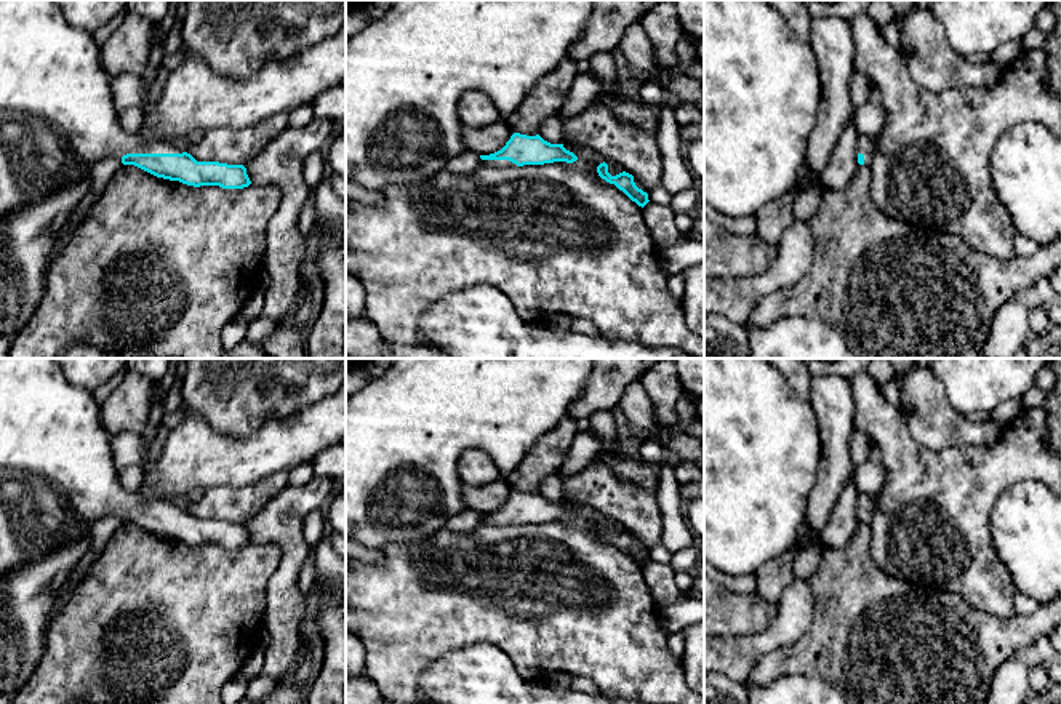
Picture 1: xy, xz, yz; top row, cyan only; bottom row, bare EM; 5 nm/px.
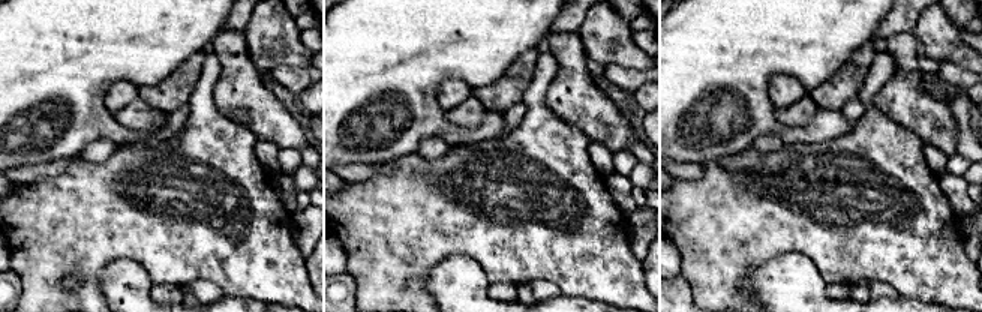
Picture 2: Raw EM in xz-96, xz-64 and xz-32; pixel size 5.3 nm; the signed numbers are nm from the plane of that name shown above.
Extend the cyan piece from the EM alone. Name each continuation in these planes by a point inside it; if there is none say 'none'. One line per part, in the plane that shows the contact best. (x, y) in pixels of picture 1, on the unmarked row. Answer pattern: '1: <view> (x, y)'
1: xy (58, 477)

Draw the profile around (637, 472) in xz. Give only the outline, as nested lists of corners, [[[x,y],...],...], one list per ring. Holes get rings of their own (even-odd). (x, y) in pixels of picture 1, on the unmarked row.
[[[600,453],[595,461],[603,461],[611,466],[611,470],[618,475],[618,478],[642,486],[645,491],[656,494],[658,491],[658,474],[655,472],[655,466],[645,462],[642,459],[624,458],[621,454],[605,454]]]

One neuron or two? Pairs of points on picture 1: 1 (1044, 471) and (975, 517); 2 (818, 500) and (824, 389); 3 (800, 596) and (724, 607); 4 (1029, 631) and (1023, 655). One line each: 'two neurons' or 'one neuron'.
1: one neuron
2: one neuron
3: two neurons
4: two neurons

